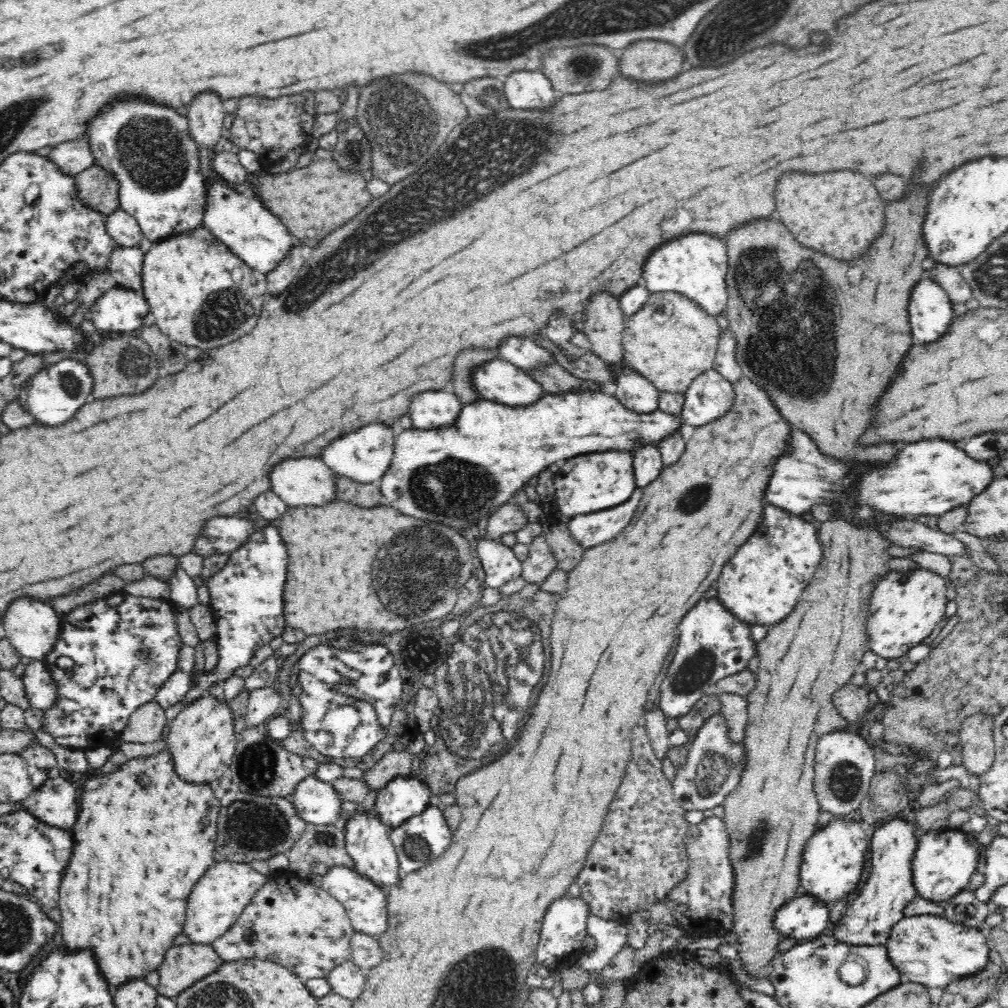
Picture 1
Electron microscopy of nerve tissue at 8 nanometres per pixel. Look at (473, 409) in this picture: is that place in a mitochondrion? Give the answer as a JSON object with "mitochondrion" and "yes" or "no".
{"mitochondrion":"no"}

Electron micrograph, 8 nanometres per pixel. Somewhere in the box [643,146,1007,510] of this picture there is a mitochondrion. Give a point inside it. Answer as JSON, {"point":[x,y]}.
{"point":[794,351]}

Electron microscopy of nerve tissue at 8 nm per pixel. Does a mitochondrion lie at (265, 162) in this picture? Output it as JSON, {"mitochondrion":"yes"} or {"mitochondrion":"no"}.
{"mitochondrion":"no"}

